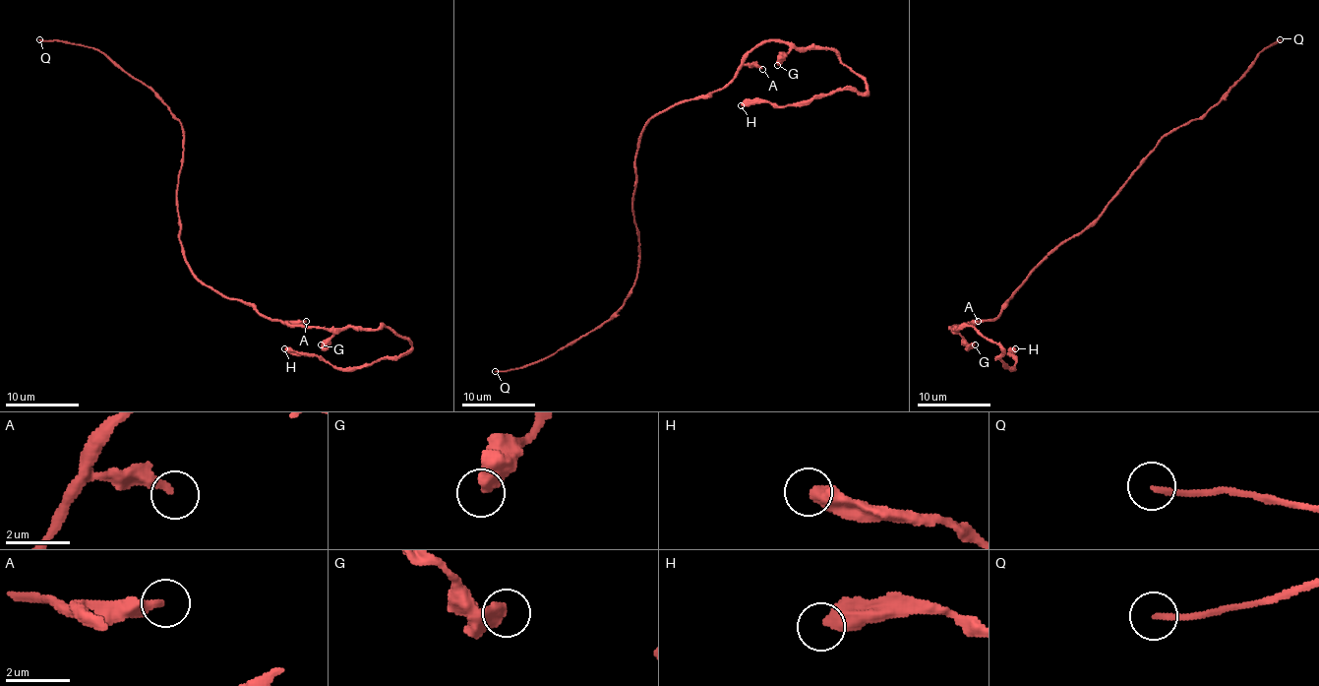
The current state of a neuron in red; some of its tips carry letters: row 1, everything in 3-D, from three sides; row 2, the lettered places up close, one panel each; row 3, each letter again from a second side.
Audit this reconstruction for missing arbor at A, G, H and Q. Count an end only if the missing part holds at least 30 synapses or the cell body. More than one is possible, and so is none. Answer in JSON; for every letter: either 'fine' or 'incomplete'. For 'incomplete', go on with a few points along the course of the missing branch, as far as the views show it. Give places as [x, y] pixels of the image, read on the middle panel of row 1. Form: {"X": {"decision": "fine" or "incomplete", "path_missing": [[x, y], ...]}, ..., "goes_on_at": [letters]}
{"A": {"decision": "fine"}, "G": {"decision": "fine"}, "H": {"decision": "fine"}, "Q": {"decision": "incomplete"}, "goes_on_at": ["Q"]}

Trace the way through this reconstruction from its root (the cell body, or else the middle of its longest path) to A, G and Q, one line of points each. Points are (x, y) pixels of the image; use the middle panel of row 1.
A: (652, 118), (684, 99), (707, 98), (722, 89), (744, 65), (758, 65), (762, 69)
G: (652, 118), (675, 103), (707, 98), (722, 89), (741, 61), (768, 41), (790, 46), (777, 65)
Q: (652, 118), (635, 155), (632, 214), (639, 263), (632, 292), (605, 322), (554, 354), (495, 371)

